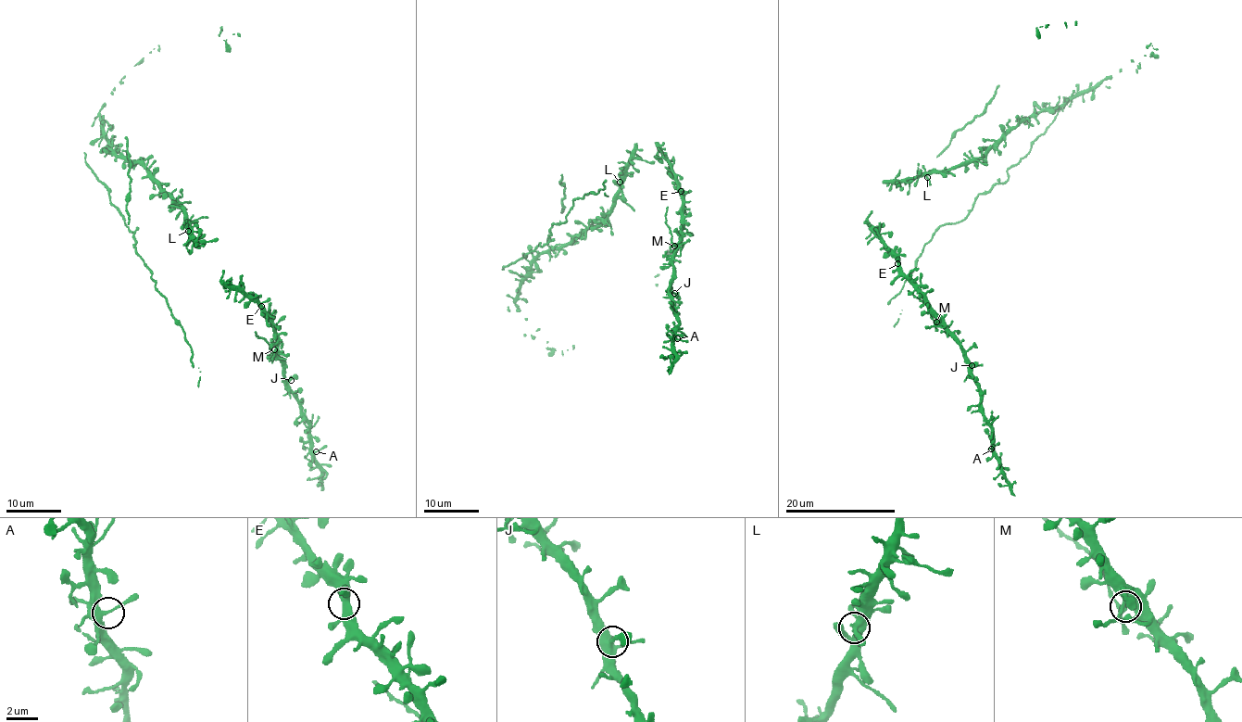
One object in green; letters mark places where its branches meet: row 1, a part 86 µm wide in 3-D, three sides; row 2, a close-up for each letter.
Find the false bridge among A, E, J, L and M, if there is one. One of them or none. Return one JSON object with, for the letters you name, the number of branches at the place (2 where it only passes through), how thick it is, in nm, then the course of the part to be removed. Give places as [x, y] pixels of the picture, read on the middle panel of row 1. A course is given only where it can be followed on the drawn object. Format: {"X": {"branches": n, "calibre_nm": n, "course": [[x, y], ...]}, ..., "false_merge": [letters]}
{"M": {"branches": 4, "calibre_nm": 240, "course": [[674, 246], [666, 223], [668, 206]]}, "false_merge": ["M"]}

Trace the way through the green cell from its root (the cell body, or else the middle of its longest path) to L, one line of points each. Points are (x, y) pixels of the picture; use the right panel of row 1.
L: (974, 158), (954, 168), (934, 170), (927, 177)

